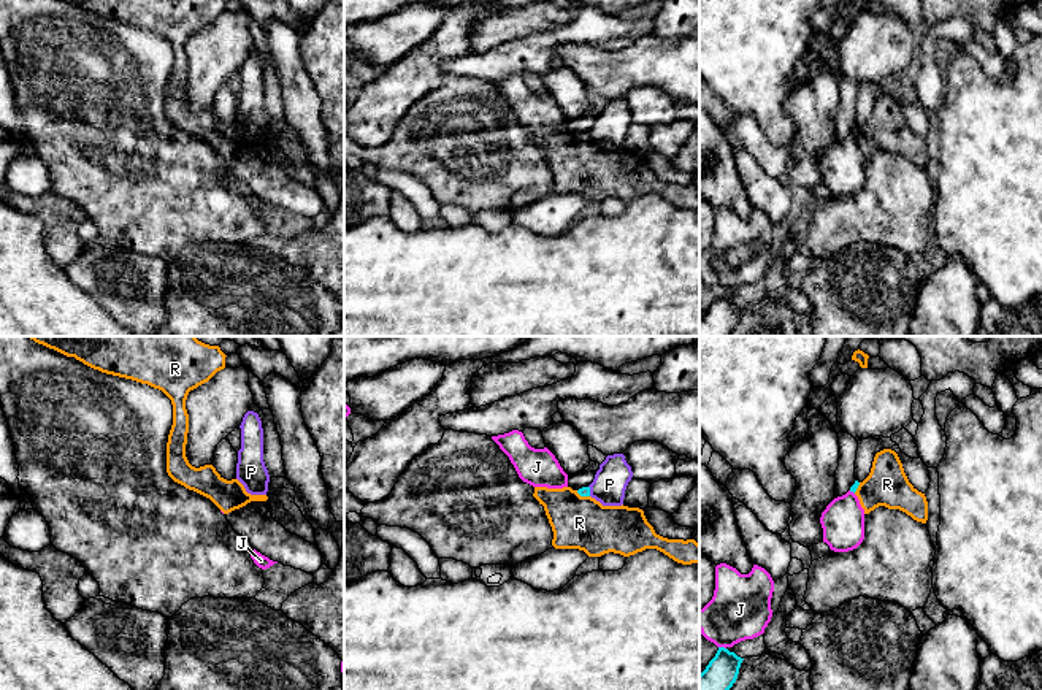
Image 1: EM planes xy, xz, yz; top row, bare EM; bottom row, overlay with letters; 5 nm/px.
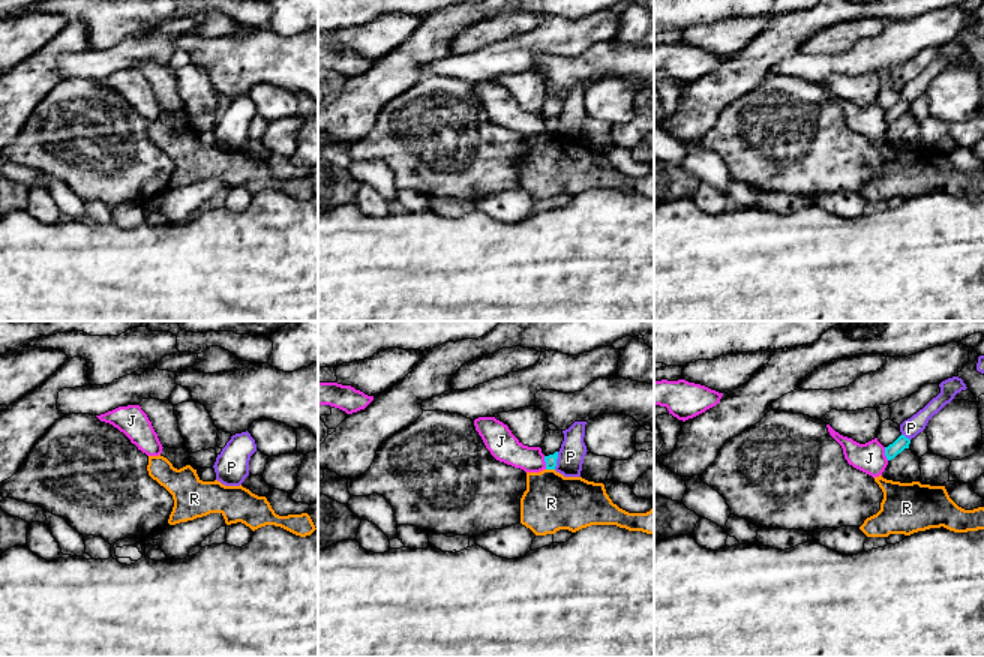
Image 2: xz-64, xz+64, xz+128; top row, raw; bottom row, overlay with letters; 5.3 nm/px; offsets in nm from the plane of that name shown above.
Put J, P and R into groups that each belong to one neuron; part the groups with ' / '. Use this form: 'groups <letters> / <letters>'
groups J / P / R

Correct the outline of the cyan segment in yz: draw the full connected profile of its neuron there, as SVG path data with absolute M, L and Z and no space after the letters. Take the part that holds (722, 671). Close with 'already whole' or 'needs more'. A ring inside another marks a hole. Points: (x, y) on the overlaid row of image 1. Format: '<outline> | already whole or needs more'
M718 647L715 657L699 674L699 690L730 690L737 679L744 658L725 647Z | already whole

